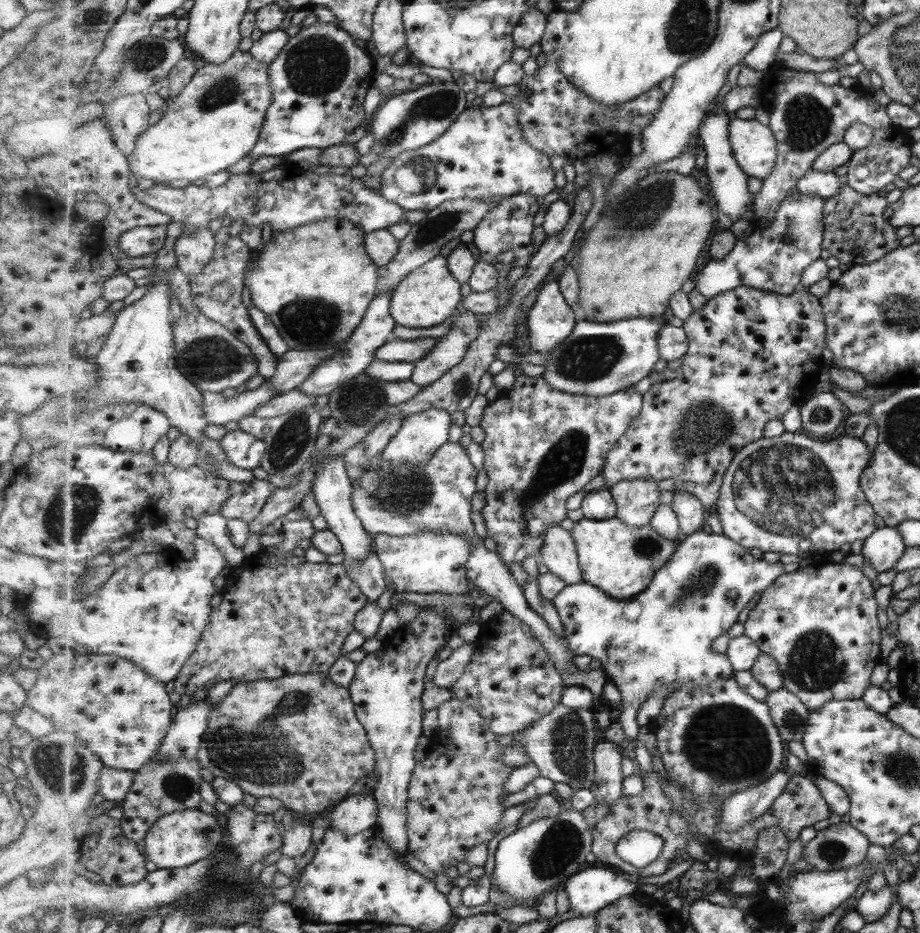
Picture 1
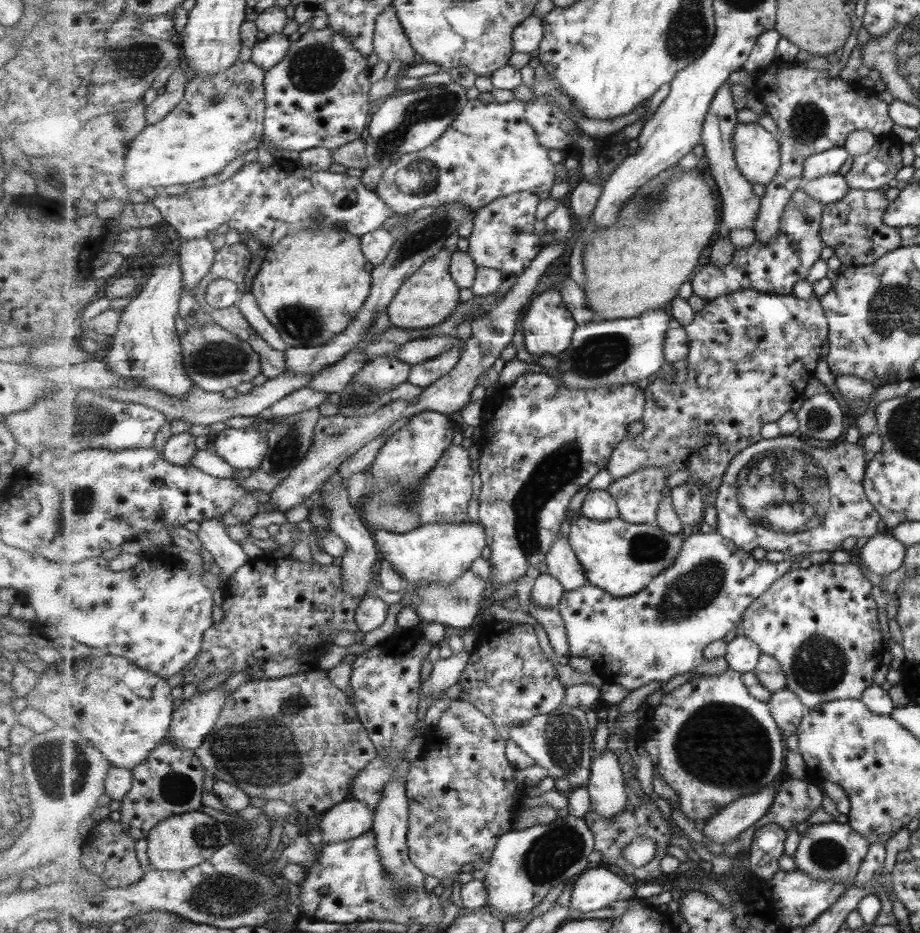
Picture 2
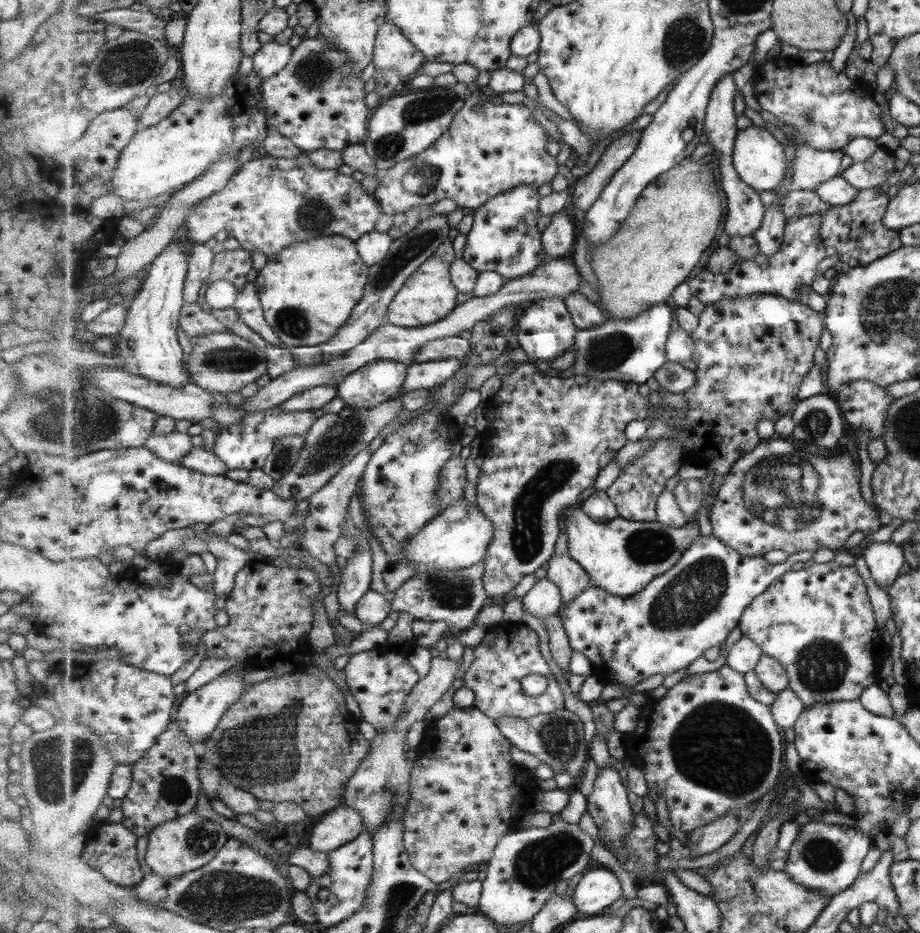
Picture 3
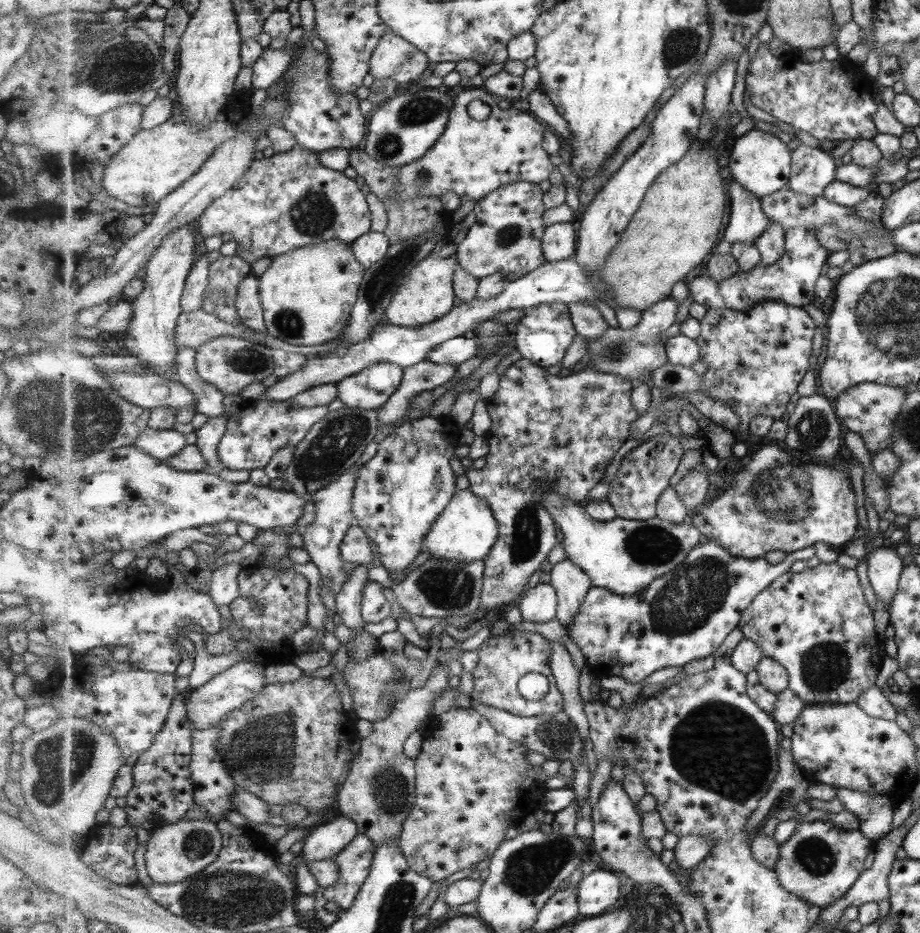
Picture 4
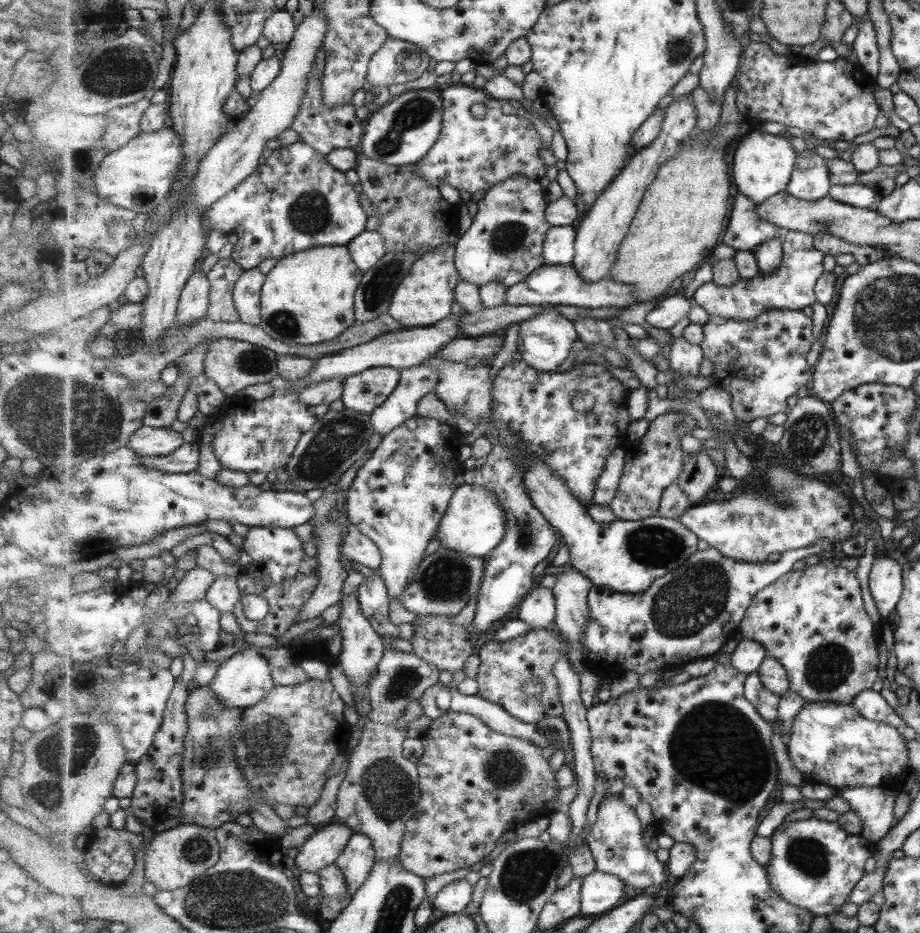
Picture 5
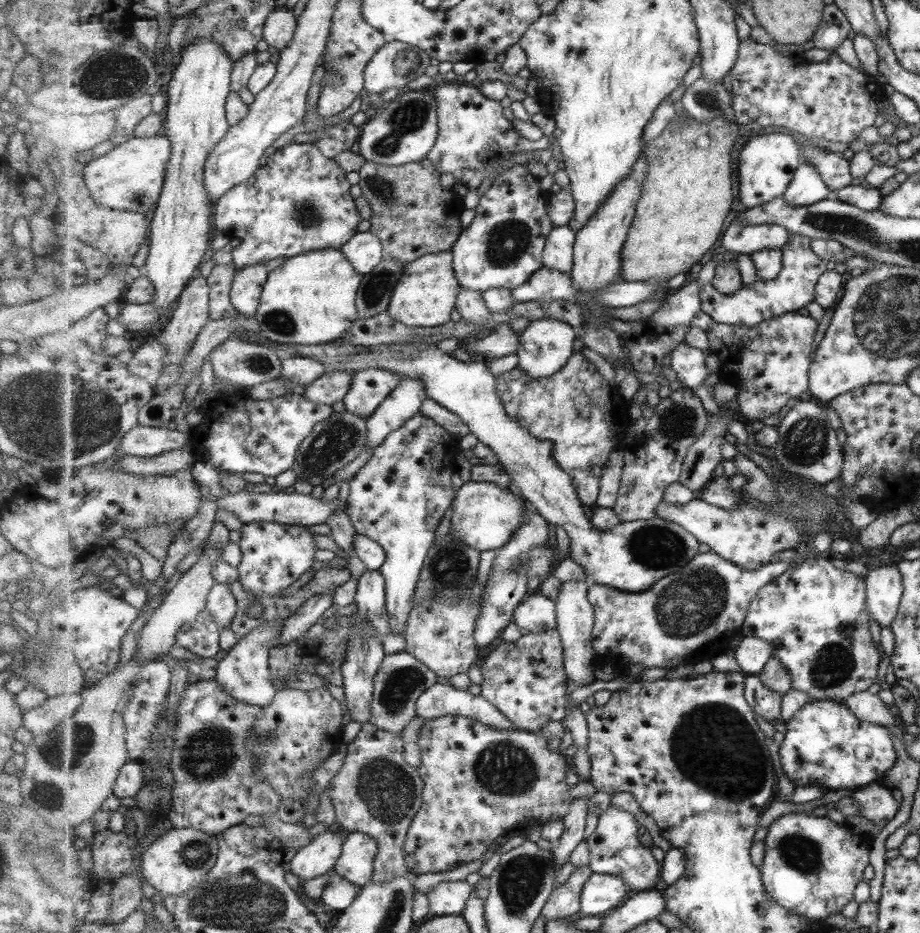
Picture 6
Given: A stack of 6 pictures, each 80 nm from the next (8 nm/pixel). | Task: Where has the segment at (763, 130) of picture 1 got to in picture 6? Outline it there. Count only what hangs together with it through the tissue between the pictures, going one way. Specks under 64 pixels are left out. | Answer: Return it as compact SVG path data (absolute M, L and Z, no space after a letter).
M778 131L751 136L739 153L740 202L738 205L752 209L784 196L791 181L795 179L796 171L801 166L801 149L802 146L791 134Z

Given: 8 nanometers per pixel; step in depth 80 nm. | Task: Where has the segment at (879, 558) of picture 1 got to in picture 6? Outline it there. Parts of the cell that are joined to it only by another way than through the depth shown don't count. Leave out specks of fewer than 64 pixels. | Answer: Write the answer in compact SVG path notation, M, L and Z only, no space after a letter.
M893 564L873 568L867 572L865 580L871 620L877 622L879 628L887 628L897 614L903 591L899 571Z

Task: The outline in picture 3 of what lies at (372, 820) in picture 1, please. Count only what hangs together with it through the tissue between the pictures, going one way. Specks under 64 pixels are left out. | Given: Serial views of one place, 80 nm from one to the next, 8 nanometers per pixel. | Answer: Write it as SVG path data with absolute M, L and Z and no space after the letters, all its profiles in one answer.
M343 803L325 814L312 828L309 847L329 854L353 842L363 831L365 823L359 811Z

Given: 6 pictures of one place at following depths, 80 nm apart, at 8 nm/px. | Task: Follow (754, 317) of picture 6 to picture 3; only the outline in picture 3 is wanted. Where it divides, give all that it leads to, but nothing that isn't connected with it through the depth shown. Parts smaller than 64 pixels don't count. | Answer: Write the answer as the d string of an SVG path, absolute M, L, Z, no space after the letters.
M808 214L803 218L792 218L786 226L786 241L781 252L769 258L762 252L757 253L750 261L740 260L731 272L715 274L708 268L696 277L688 280L691 296L698 298L705 305L721 303L724 298L747 298L754 294L773 294L789 300L805 302L806 296L799 294L799 288L812 288L818 277L819 264L827 258L827 248L822 242L822 215Z

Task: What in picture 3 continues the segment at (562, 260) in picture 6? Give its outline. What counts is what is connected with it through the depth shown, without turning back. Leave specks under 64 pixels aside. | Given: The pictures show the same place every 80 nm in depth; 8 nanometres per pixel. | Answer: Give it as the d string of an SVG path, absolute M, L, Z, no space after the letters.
M561 211L555 213L553 222L542 231L542 243L551 260L571 256L575 240L577 240L575 224Z

